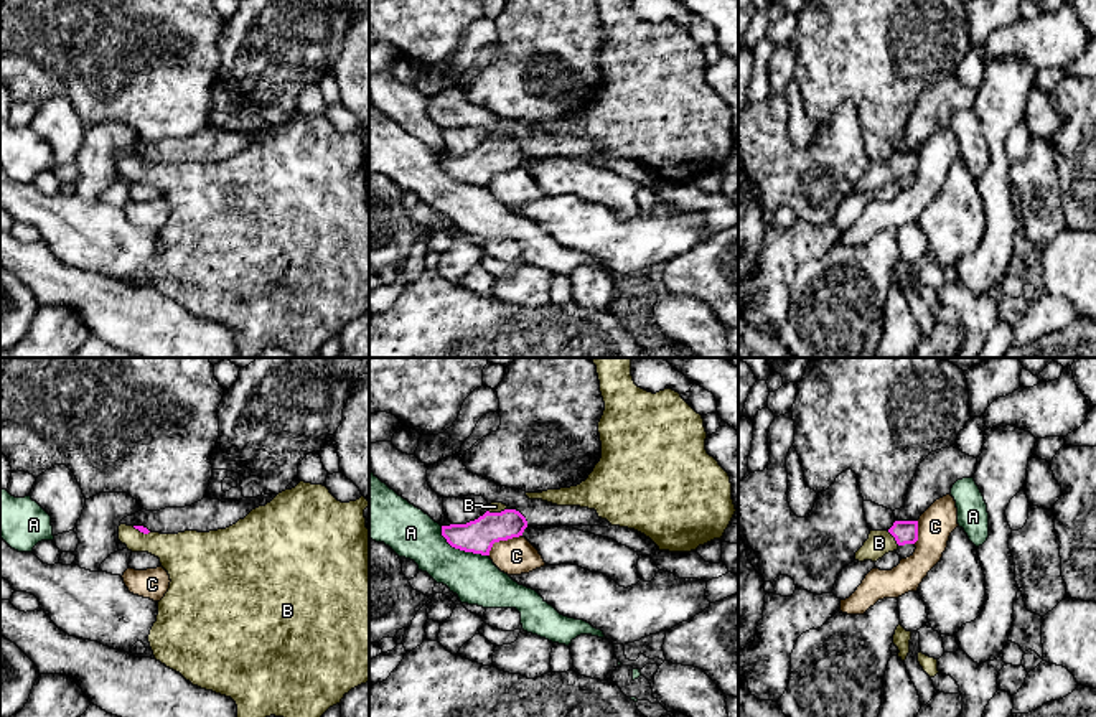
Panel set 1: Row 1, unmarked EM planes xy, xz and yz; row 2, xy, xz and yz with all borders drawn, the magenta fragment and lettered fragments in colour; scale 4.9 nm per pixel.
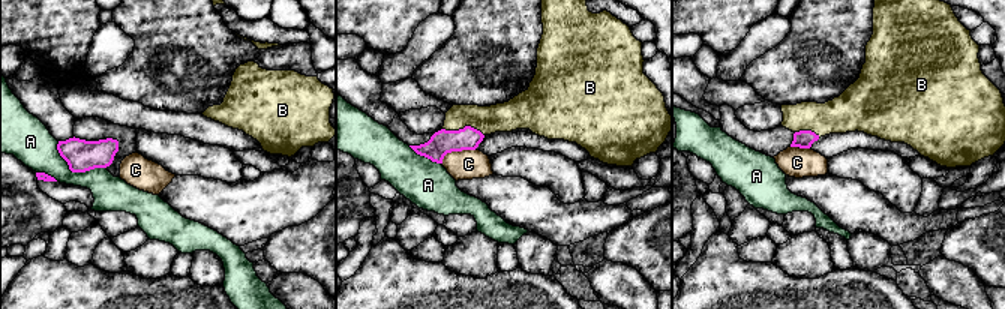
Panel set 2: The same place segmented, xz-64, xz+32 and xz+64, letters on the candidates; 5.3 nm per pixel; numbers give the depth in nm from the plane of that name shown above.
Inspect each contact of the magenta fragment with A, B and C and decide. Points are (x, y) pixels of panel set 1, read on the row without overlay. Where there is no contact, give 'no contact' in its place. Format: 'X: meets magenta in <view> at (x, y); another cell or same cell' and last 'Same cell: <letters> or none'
A: meets magenta in xz at (460, 180); another cell
B: meets magenta in yz at (894, 167); same cell
C: meets magenta in xz at (501, 170); another cell
Same cell: B

